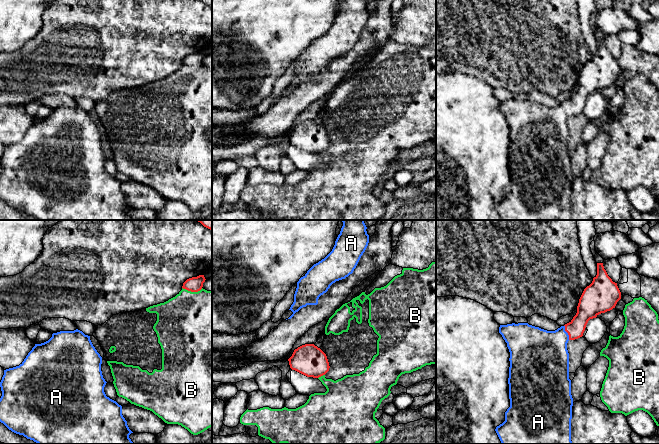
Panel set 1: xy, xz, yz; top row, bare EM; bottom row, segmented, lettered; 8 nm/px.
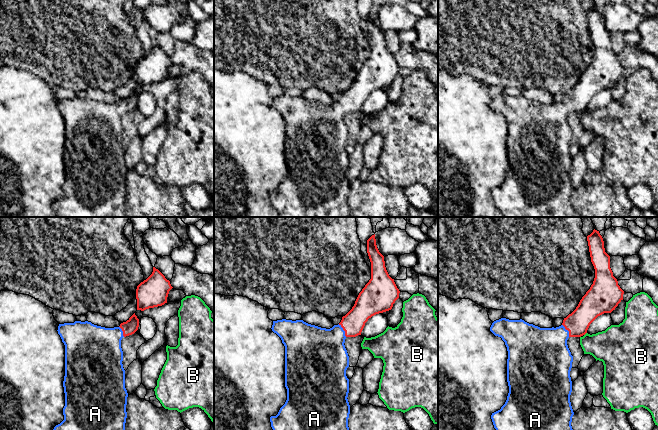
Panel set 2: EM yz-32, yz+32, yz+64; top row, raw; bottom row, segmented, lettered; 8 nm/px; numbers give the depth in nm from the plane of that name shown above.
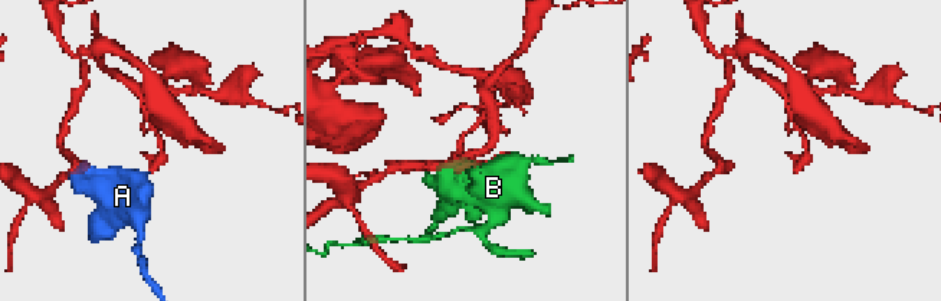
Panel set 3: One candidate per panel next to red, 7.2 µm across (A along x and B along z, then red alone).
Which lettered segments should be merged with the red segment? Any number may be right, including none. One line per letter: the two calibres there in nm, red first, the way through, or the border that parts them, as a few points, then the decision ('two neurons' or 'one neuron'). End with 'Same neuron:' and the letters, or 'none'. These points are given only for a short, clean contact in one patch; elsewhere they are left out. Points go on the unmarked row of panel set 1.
A: calibres 170 and 380 nm; way yz (587, 84), (584, 90), (566, 107), (544, 129); one neuron
B: calibres 120 and 500 nm; two neurons
Same neuron: A

